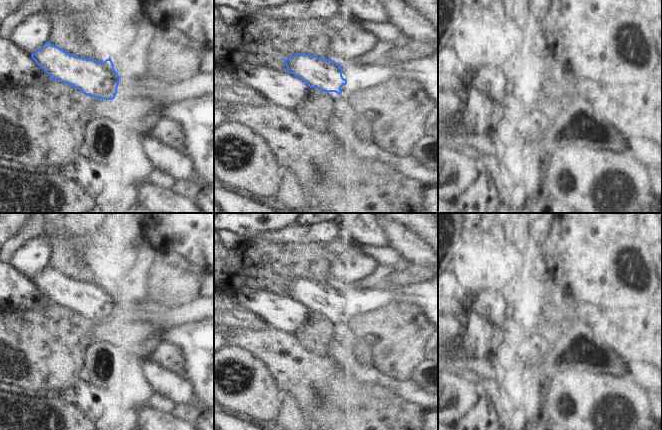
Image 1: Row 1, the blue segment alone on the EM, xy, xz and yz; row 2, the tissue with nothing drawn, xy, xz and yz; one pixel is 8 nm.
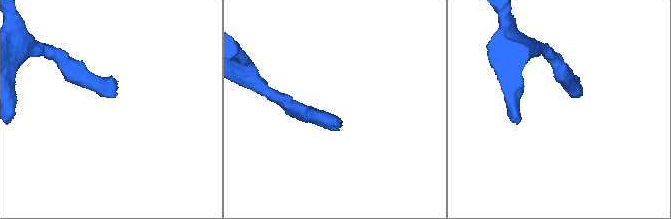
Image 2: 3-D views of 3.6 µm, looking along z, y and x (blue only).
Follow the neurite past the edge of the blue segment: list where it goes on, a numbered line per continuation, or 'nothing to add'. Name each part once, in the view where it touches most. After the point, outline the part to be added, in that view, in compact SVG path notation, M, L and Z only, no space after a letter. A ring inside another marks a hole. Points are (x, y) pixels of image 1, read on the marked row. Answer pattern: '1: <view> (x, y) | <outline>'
1: xz (363, 75) | M438 52L430 57L414 59L408 65L397 69L362 61L344 66L342 76L349 79L352 88L359 92L365 92L393 77L418 79L438 106Z

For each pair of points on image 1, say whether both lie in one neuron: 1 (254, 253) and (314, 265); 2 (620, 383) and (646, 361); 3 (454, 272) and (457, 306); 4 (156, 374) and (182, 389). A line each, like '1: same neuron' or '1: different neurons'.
1: same neuron
2: different neurons
3: different neurons
4: same neuron

